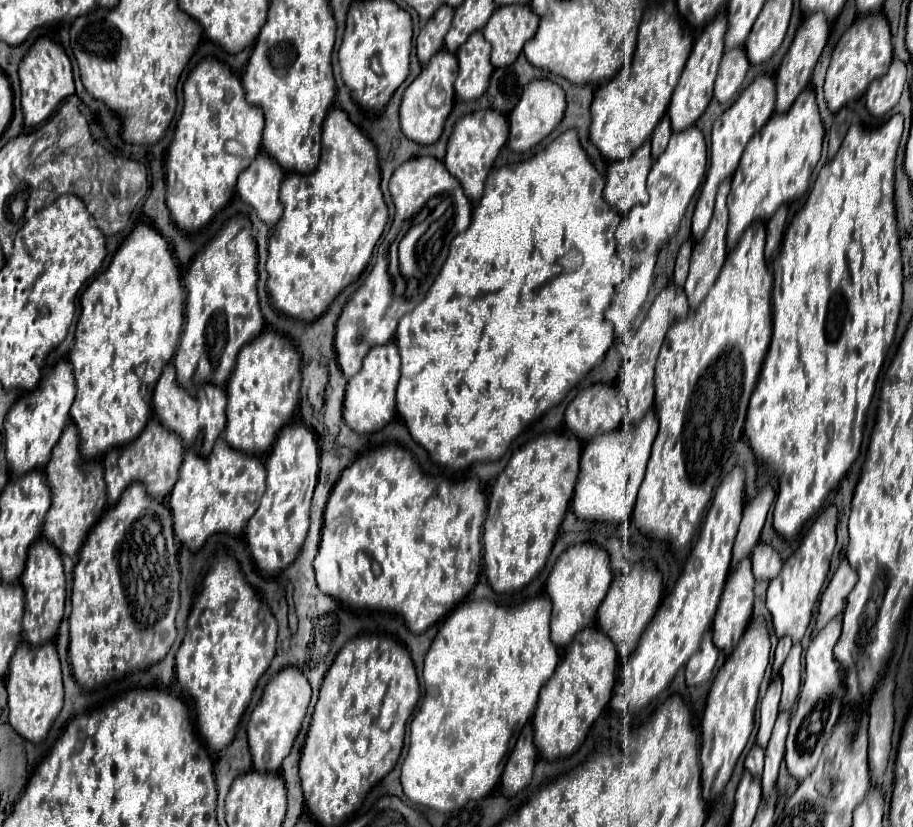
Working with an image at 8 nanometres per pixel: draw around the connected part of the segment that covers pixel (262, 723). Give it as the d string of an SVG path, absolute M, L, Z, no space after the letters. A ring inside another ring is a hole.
M294 668L282 670L282 674L276 674L268 682L262 700L254 708L252 718L248 722L248 744L256 772L272 772L272 774L280 772L282 760L290 754L292 744L302 728L308 704L310 704L310 684L300 670Z

